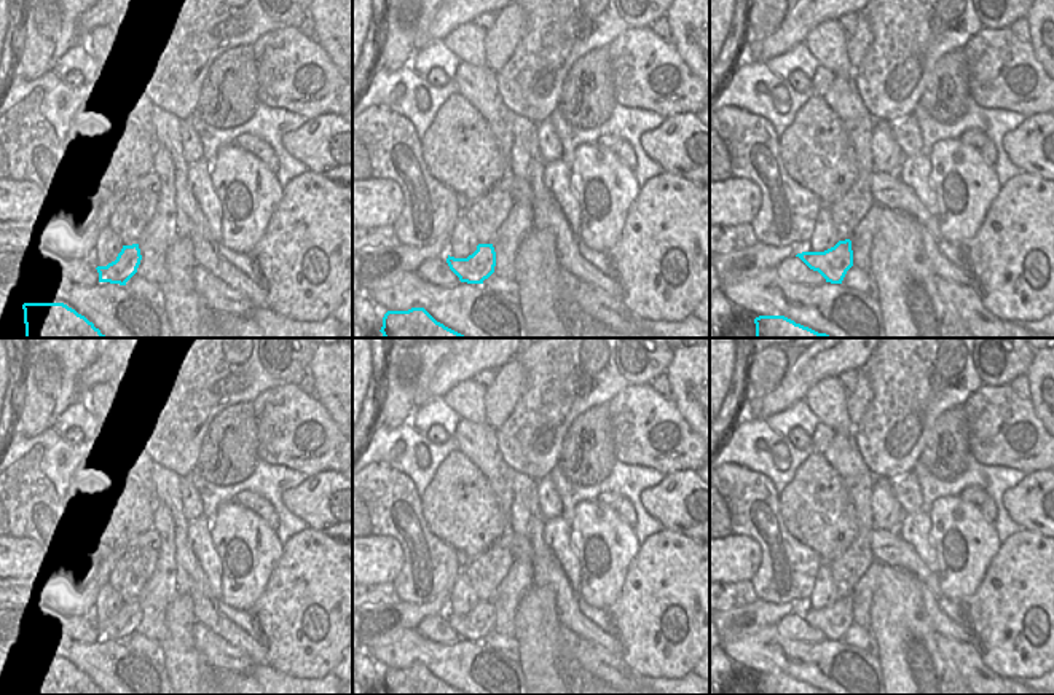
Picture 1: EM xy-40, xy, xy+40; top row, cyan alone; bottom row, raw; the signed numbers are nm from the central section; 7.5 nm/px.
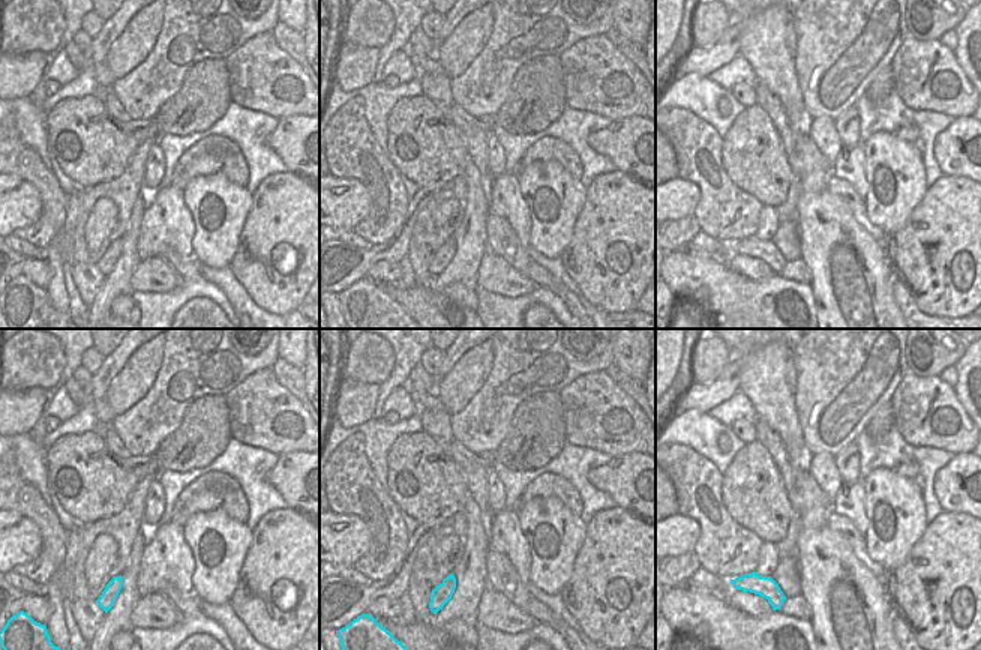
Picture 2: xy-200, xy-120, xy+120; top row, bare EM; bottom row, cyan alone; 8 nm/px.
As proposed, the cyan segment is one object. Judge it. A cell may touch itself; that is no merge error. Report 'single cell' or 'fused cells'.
fused cells

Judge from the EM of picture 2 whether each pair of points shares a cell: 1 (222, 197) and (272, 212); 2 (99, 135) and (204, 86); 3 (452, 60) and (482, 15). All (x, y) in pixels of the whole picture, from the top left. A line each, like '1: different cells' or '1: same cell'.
1: different cells
2: same cell
3: same cell

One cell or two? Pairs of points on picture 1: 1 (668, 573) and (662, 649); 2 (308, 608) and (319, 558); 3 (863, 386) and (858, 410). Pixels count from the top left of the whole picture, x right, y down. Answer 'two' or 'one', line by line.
1: one
2: one
3: one

